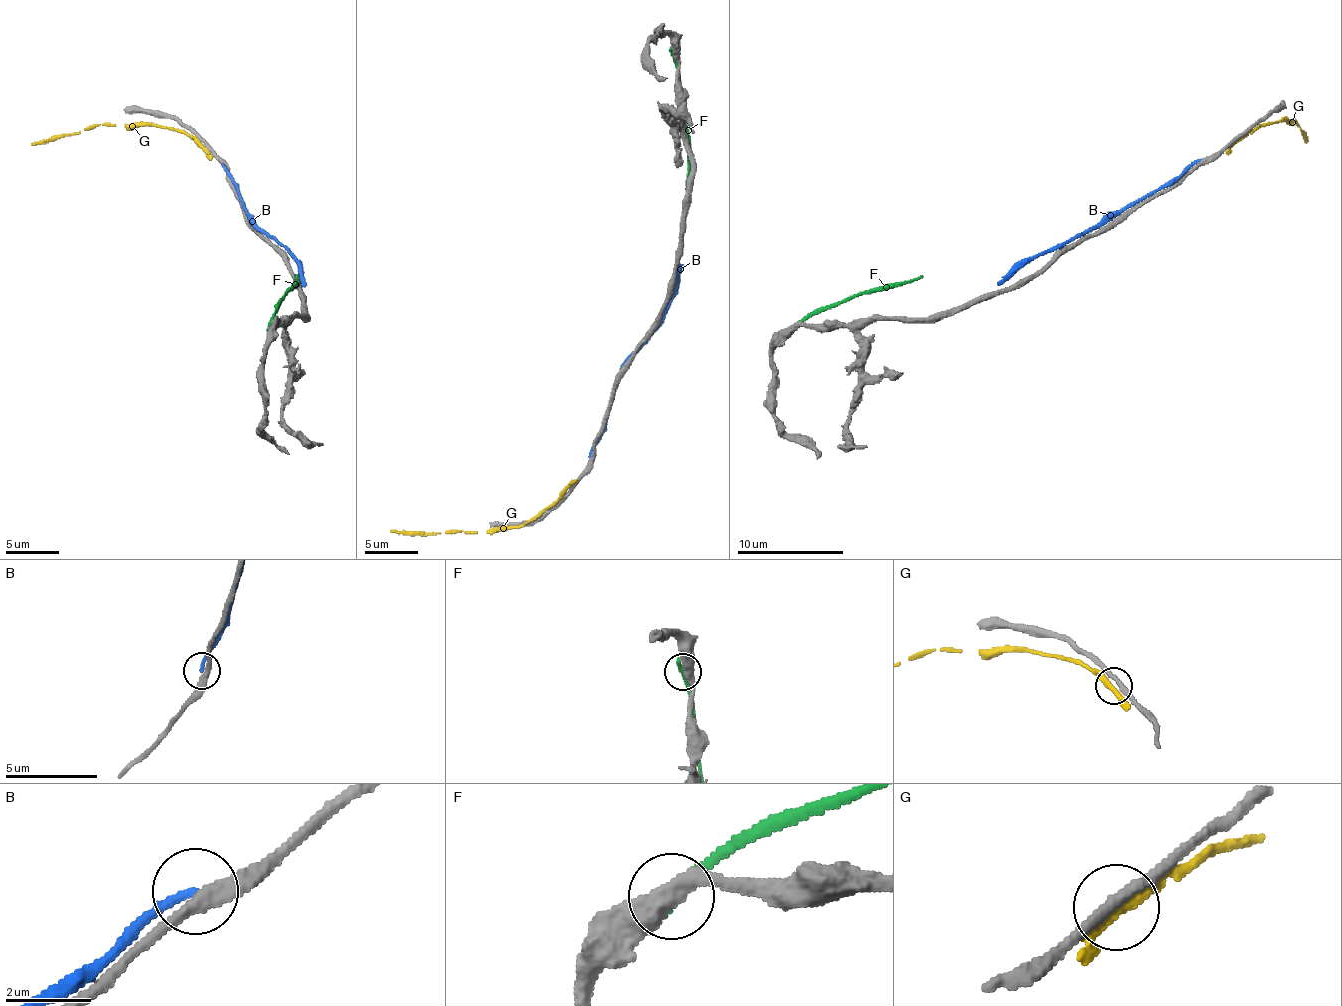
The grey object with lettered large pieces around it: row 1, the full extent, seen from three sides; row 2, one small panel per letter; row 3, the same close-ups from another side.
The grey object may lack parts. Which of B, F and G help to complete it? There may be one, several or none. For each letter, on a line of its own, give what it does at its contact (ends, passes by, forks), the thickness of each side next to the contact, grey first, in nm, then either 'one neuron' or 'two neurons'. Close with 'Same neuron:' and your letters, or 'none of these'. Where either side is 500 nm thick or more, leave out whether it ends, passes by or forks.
B: it ends there; 340 nm thick on the grey side, 180 nm on the other; two neurons
F: it ends there; 420 nm thick on the grey side, 320 nm on the other; two neurons
G: it passes by; 260 nm thick on the grey side, 280 nm on the other; two neurons
Same neuron: none of these

